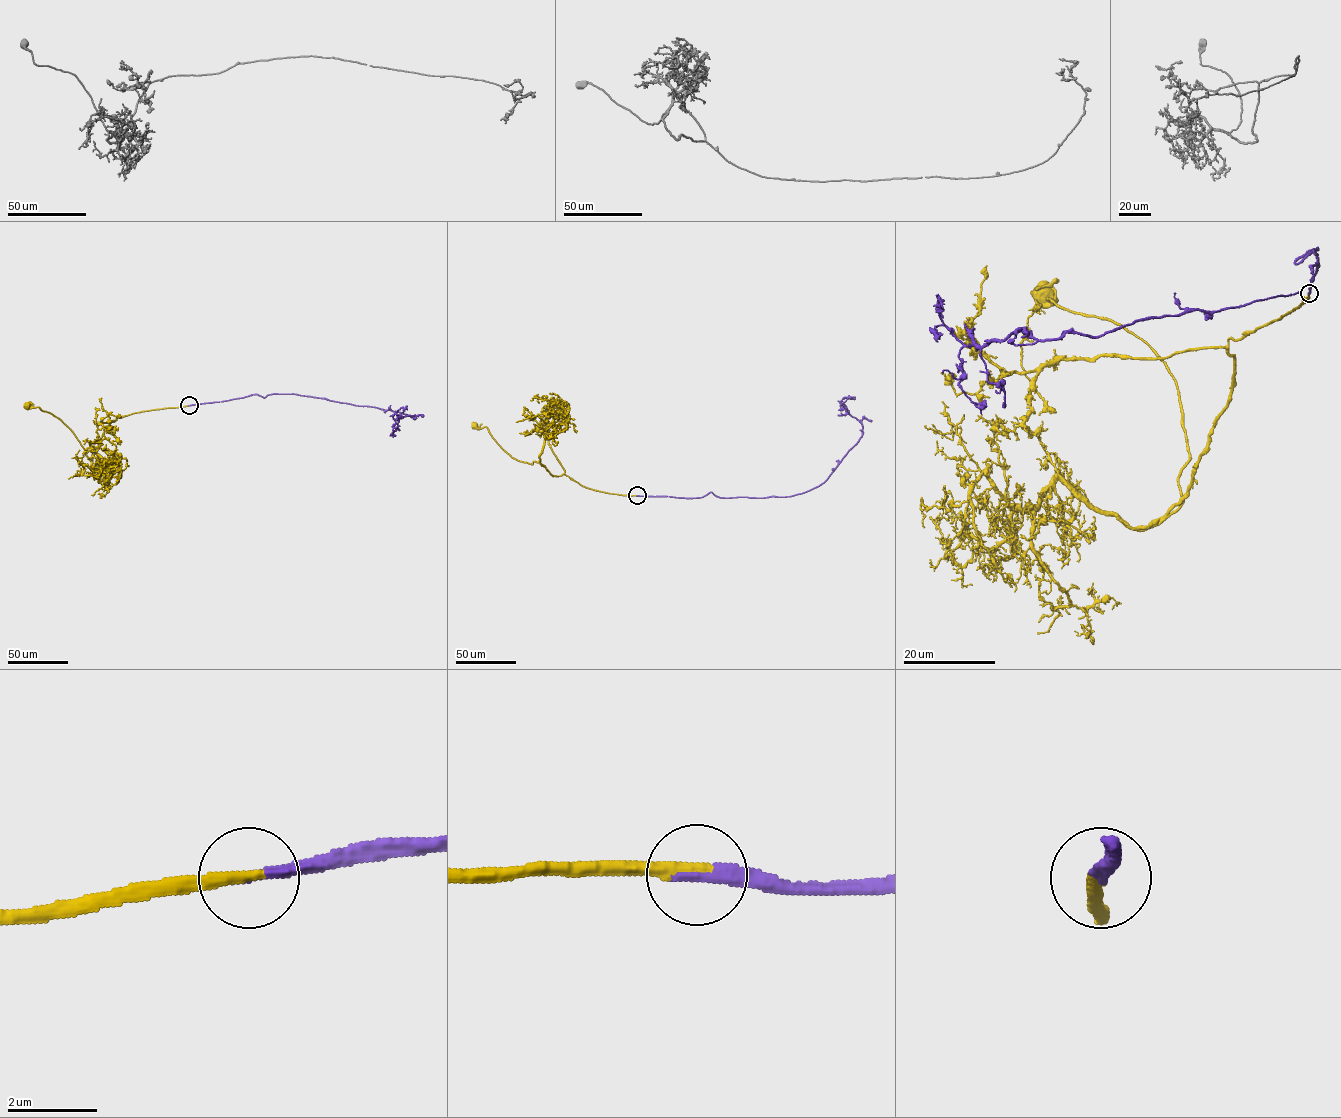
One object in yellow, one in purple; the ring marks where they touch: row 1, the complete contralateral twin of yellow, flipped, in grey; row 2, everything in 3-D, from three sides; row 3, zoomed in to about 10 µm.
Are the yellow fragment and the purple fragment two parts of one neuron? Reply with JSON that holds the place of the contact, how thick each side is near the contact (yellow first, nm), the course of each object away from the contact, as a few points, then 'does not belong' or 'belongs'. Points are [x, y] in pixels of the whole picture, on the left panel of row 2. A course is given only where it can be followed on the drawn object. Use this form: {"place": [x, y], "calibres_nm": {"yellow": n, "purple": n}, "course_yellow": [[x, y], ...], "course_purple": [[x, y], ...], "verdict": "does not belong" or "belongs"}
{"place": [189, 405], "calibres_nm": {"yellow": 280, "purple": 320}, "course_yellow": [[189, 405], [117, 417], [105, 430], [90, 460], [74, 434], [58, 418], [38, 407], [25, 405]], "course_purple": [[189, 405], [255, 394], [265, 397], [272, 394], [297, 394], [414, 416], [394, 419], [394, 434]], "verdict": "belongs"}

